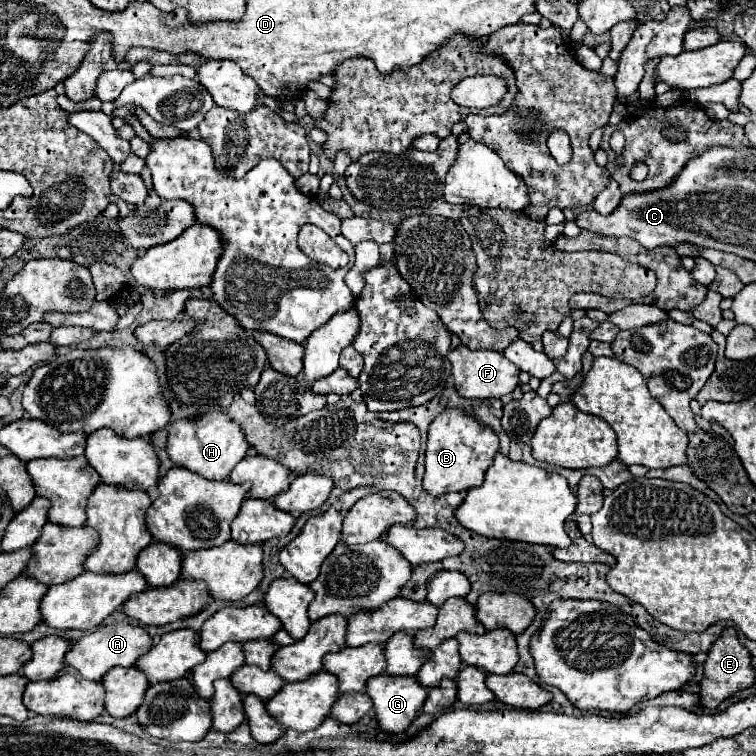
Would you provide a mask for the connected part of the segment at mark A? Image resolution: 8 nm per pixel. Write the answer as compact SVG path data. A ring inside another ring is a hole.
M114 622L98 626L94 632L82 636L72 644L66 654L66 666L74 668L86 680L102 680L102 676L114 666L134 666L140 656L144 656L152 648L152 638L142 626L132 626L128 622Z

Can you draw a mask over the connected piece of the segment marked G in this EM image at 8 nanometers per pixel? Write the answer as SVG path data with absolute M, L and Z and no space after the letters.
M390 674L370 678L366 692L374 702L380 730L388 734L406 732L420 714L424 698L428 696L428 690L414 676L404 678Z

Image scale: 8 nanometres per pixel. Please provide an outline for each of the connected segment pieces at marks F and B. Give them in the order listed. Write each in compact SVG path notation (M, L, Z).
M458 346L448 352L448 360L452 362L454 386L464 398L500 398L510 394L518 386L520 370L506 360L500 352L494 350L470 350L466 346Z
M448 408L430 424L428 444L426 444L426 474L424 490L432 496L442 496L448 492L462 492L484 482L484 474L490 468L500 442L492 428L478 422L474 416L460 408Z

